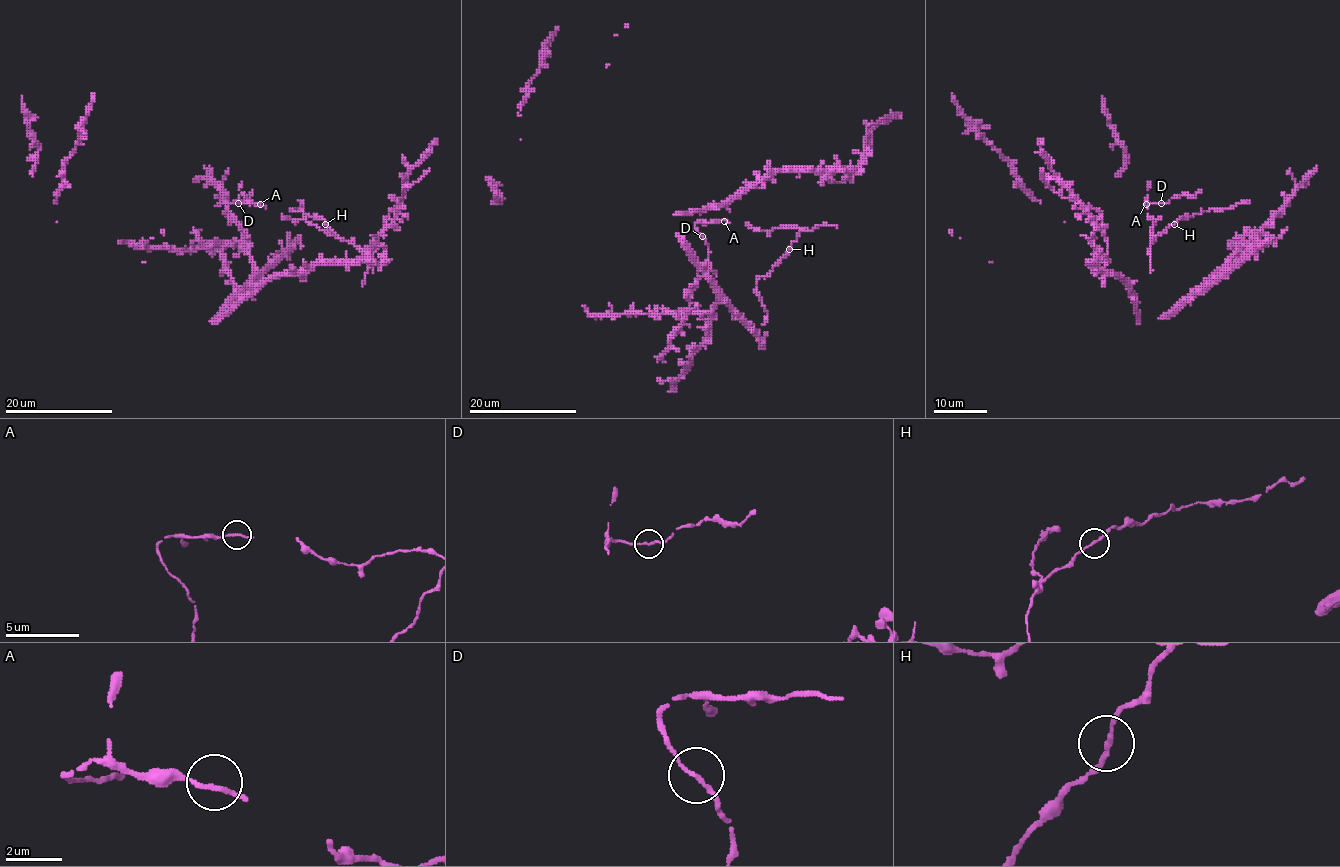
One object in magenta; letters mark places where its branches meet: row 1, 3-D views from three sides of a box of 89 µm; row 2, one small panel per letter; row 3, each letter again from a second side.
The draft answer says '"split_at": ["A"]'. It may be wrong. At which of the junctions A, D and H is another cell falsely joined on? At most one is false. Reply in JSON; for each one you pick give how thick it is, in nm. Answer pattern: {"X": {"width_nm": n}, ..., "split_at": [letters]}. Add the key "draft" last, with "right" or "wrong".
{"split_at": [], "draft": "wrong"}

